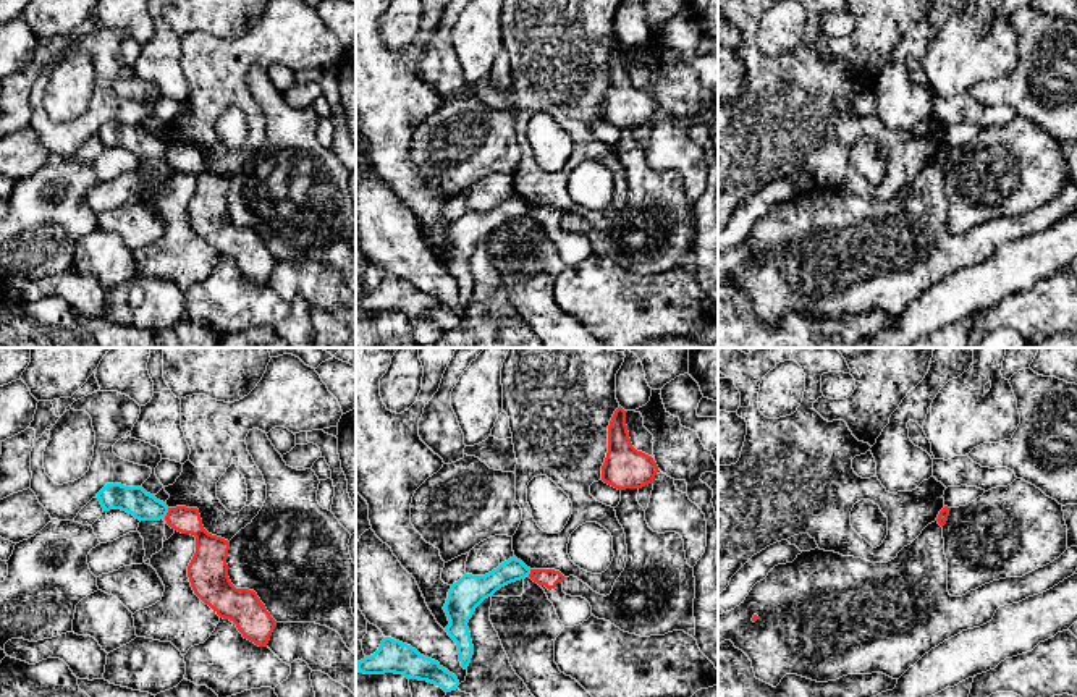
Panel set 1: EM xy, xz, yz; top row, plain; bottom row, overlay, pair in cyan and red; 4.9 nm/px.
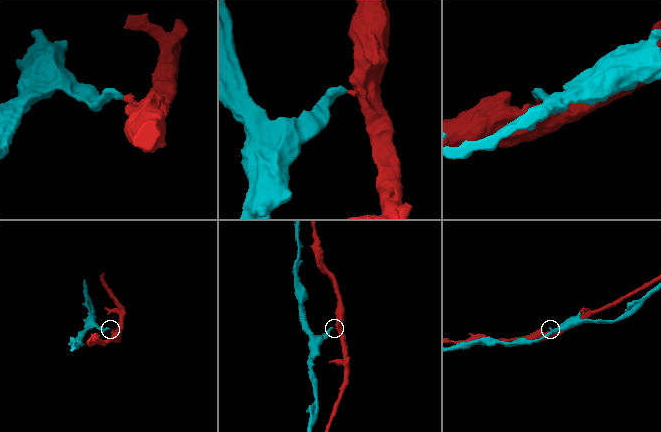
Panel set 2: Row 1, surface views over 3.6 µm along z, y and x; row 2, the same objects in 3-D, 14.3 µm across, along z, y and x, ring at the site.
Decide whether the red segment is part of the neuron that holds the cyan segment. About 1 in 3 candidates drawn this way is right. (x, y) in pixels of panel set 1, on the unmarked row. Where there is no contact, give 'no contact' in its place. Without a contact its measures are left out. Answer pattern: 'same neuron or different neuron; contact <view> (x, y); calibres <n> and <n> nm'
different neuron; contact xy (165, 152); calibres 140 and 130 nm

